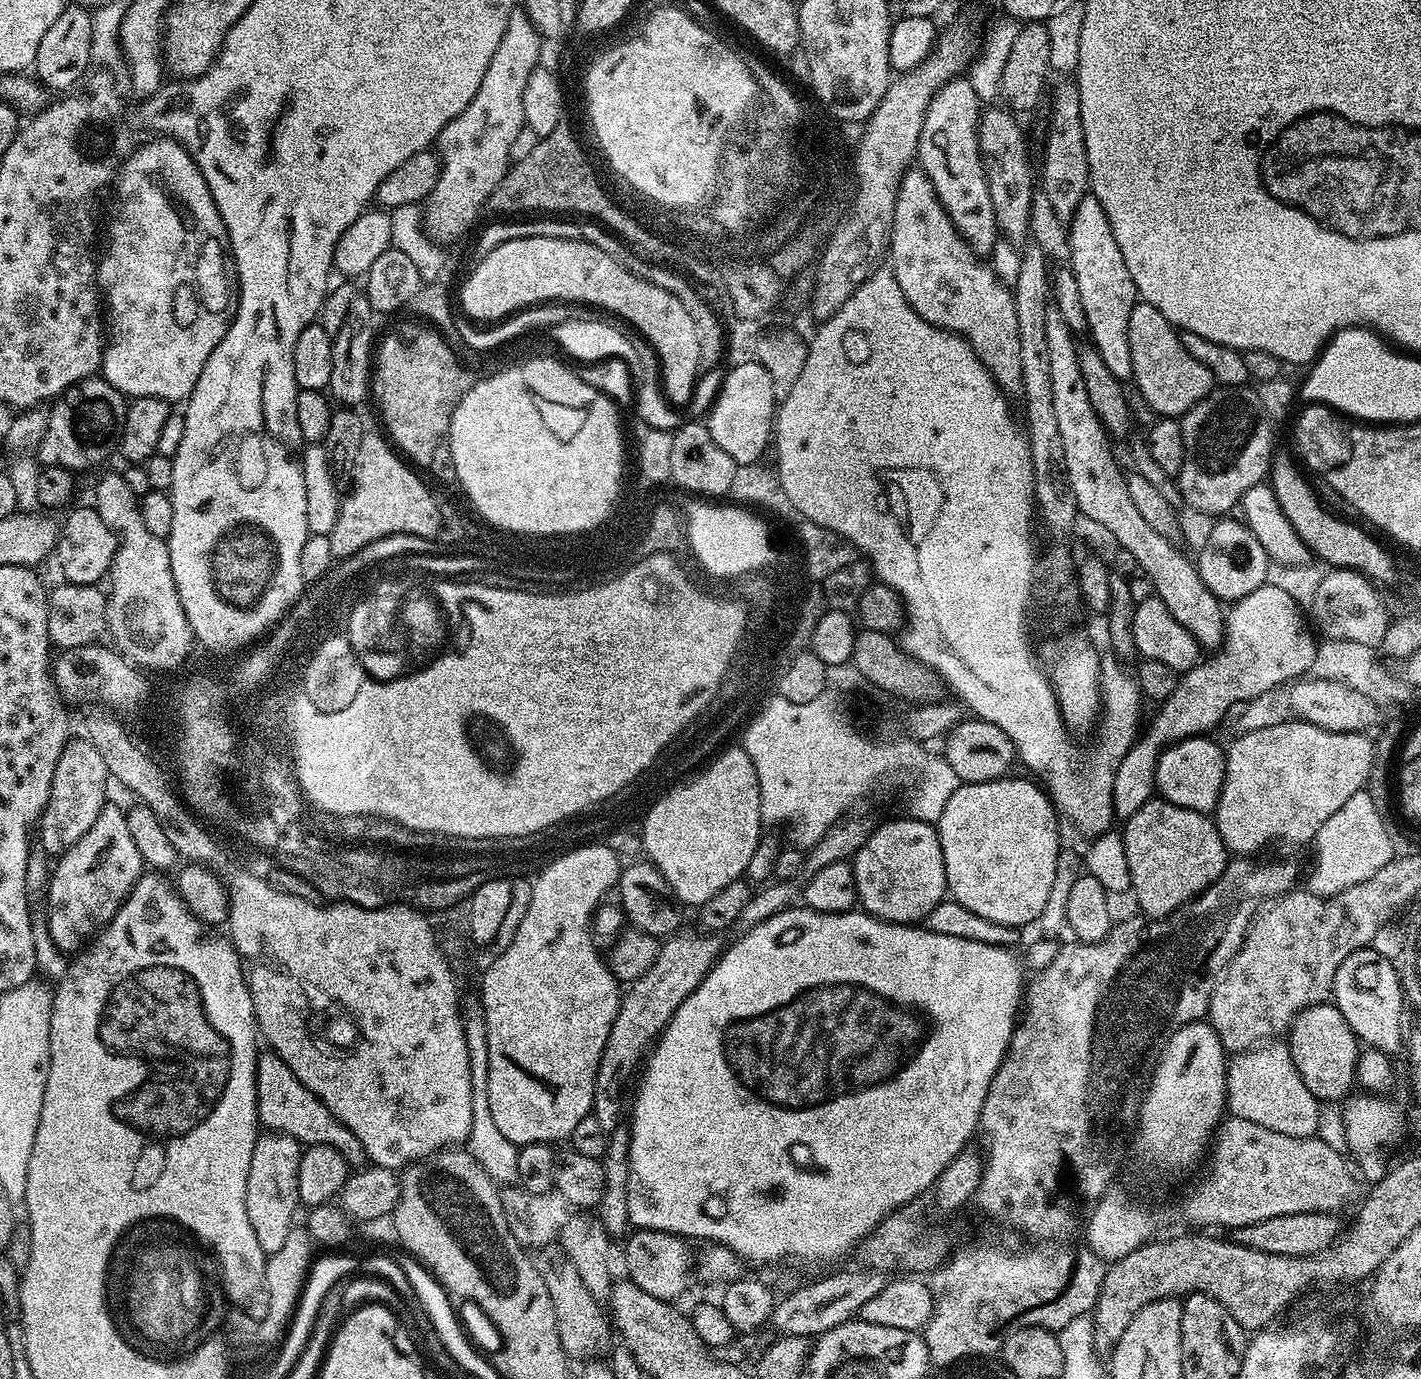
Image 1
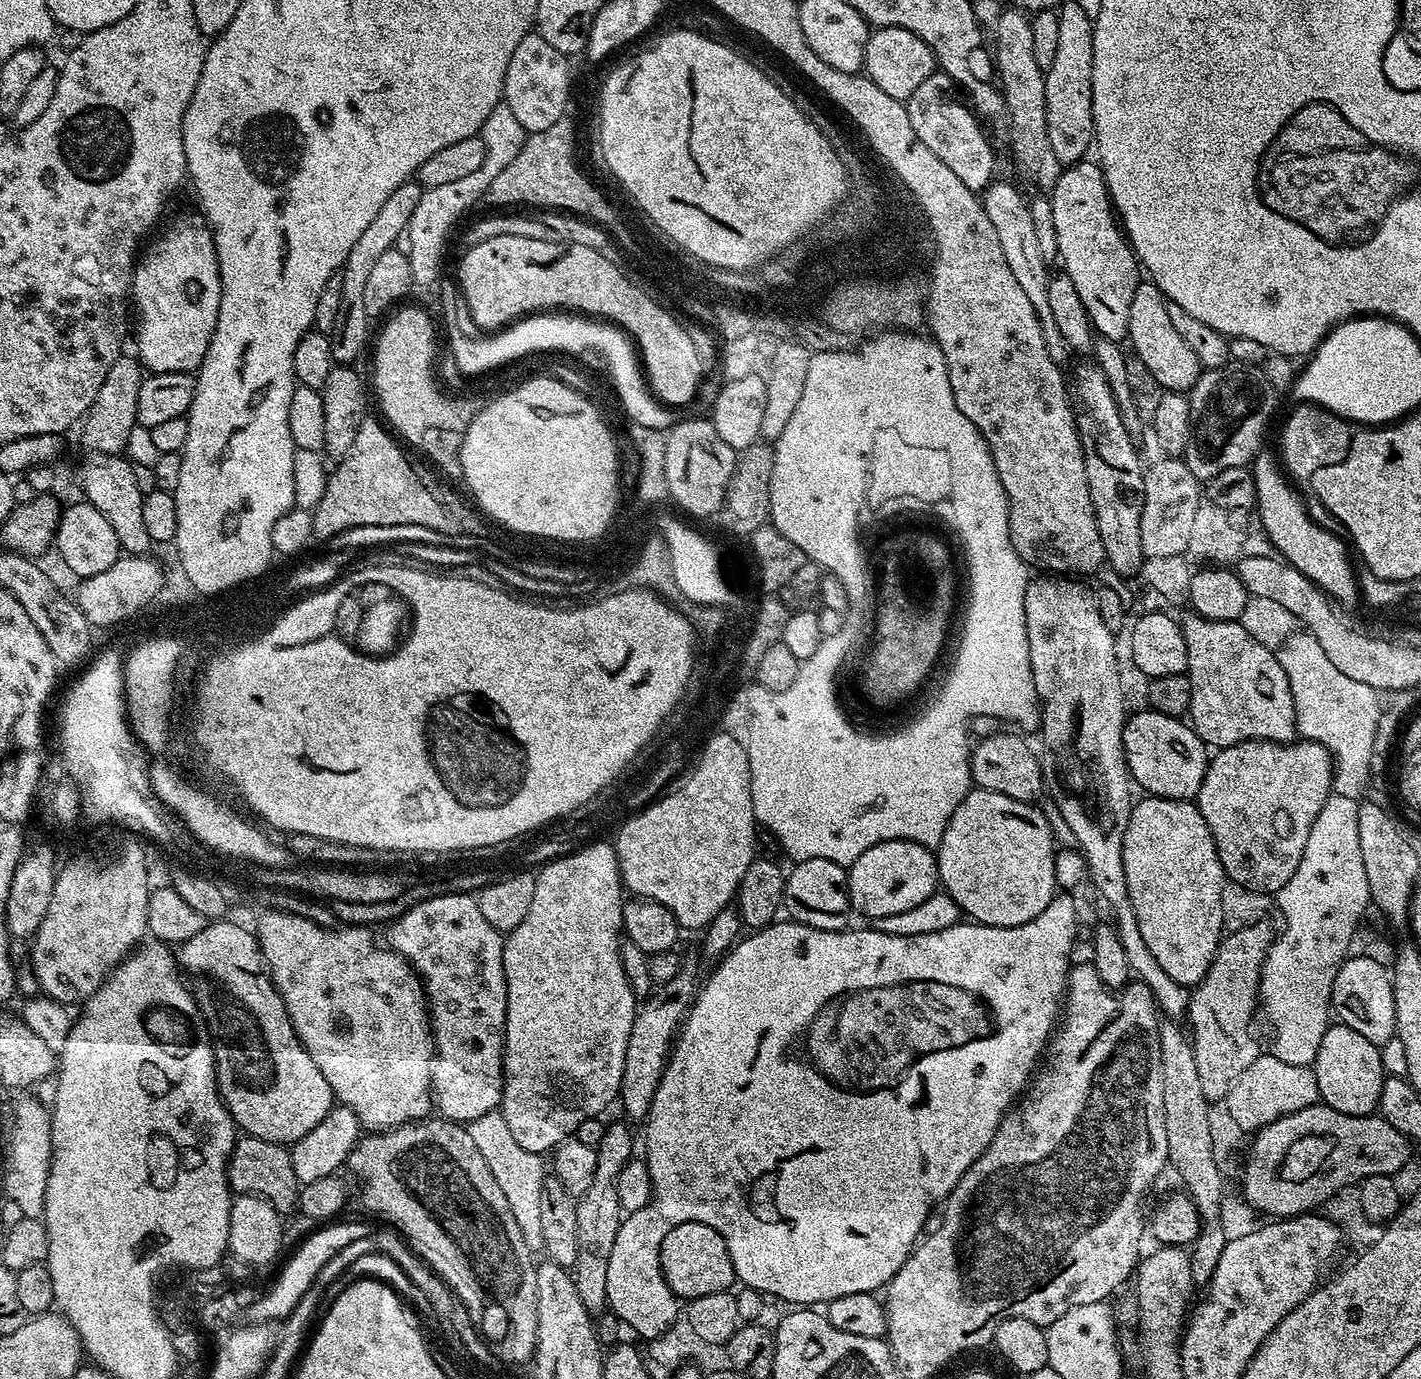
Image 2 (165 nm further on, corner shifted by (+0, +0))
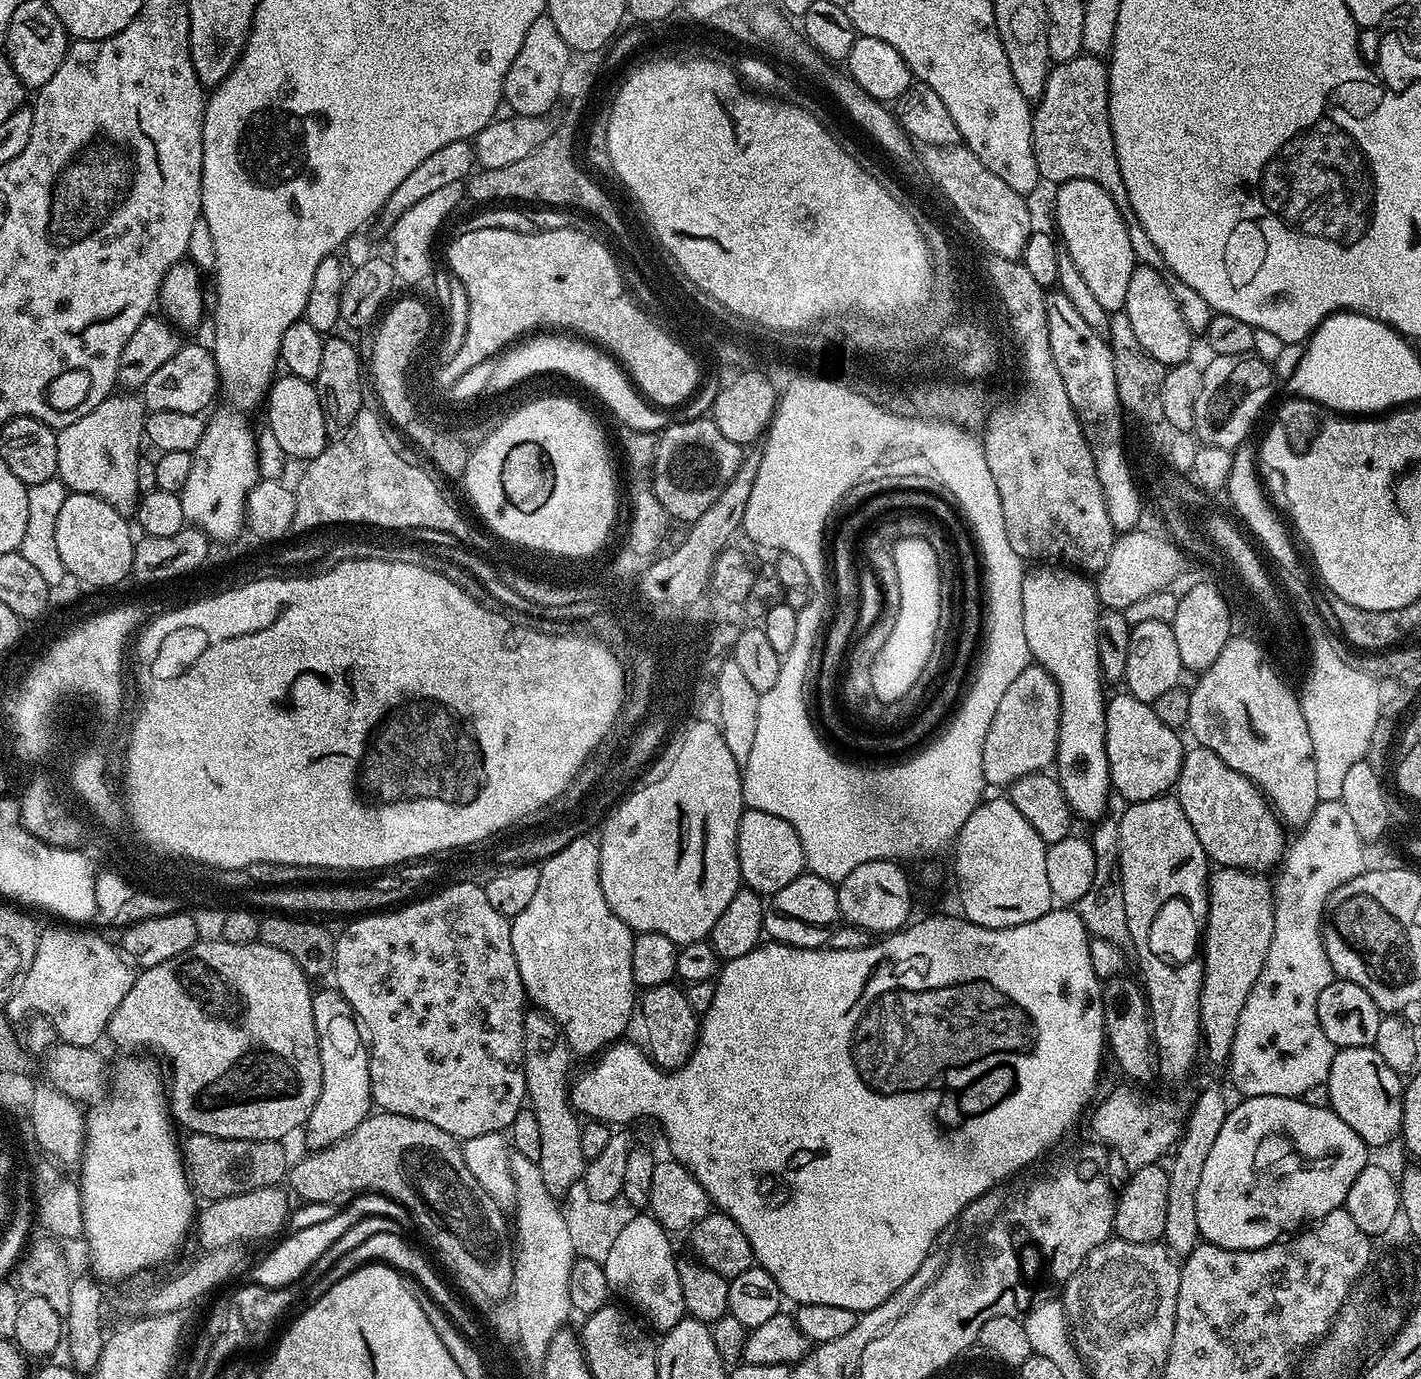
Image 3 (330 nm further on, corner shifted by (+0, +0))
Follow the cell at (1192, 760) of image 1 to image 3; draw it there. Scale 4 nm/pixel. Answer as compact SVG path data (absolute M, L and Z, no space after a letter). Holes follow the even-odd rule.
M1131 694L1116 696L1107 701L1107 754L1110 776L1115 795L1120 795L1124 802L1137 804L1146 802L1155 796L1171 793L1176 787L1176 779L1180 776L1182 762L1186 751L1180 745L1177 729L1171 728L1158 718L1153 705L1147 700L1139 700Z

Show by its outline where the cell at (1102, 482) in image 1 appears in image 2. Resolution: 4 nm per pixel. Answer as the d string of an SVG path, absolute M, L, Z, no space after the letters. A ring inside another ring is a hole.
M1189 615L1182 620L1188 655L1187 675L1192 687L1188 712L1192 716L1190 727L1200 735L1205 745L1219 750L1247 740L1272 740L1276 744L1295 741L1298 733L1294 698L1291 697L1290 682L1279 664L1277 653L1252 637L1235 620L1208 620L1205 616Z

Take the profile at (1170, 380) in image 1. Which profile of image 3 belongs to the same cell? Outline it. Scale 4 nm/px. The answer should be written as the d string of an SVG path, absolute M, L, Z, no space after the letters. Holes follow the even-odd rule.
M1137 263L1134 274L1130 274L1130 286L1126 290L1126 302L1123 315L1130 318L1130 326L1138 342L1142 342L1142 350L1150 354L1158 362L1166 366L1183 364L1192 352L1193 332L1186 326L1186 318L1182 318L1182 310L1178 310L1178 302L1174 302L1174 294L1170 294L1169 277L1165 273L1154 270L1150 266Z

